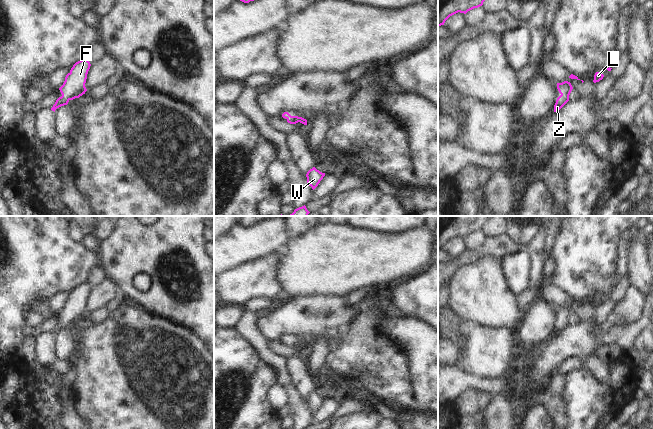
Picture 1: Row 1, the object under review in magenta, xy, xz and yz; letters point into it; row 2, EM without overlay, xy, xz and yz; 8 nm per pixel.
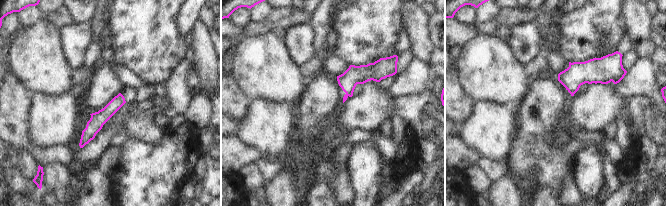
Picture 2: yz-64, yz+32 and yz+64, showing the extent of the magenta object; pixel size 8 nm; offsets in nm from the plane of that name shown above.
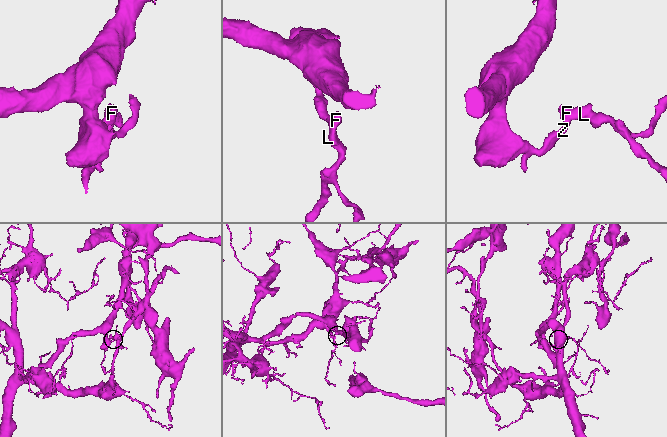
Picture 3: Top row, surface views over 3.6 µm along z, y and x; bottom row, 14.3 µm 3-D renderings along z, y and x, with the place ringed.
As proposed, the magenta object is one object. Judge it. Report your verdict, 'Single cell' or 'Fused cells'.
Single cell.

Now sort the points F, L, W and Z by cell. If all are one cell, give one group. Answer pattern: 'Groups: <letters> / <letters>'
Groups: F L W Z

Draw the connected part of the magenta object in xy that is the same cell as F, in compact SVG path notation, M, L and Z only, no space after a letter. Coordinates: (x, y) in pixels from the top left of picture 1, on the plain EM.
M84 282L76 286L66 299L63 309L59 312L62 320L59 321L53 331L52 335L61 330L67 329L70 324L79 322L87 315L85 311L87 298L90 293L90 286Z

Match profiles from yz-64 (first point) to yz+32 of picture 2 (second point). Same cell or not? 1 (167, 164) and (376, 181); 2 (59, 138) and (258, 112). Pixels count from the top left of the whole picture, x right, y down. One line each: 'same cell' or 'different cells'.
1: same cell
2: same cell

